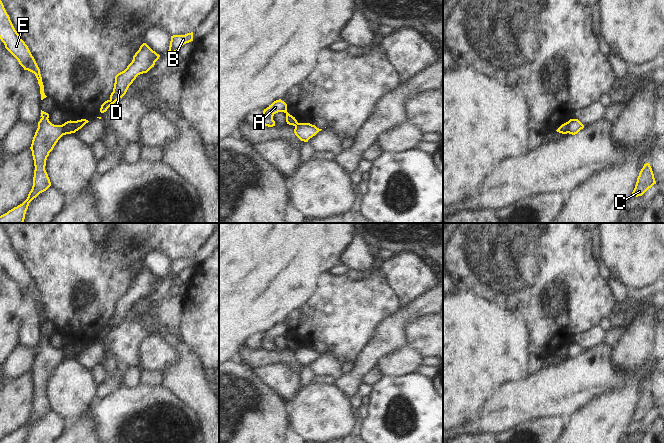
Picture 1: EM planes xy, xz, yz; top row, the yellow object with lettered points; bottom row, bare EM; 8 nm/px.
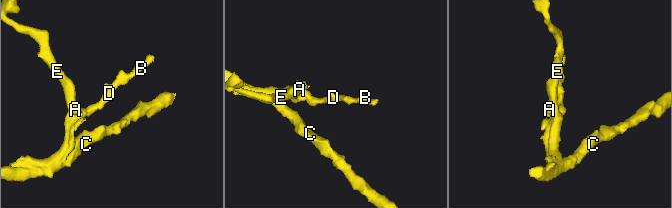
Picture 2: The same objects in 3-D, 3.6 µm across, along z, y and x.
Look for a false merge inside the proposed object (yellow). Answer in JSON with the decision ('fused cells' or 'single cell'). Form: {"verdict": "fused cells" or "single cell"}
{"verdict": "fused cells"}

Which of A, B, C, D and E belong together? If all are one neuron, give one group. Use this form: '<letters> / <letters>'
A B D E / C

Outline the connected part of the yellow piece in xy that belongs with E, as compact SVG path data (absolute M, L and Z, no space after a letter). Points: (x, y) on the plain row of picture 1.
M0 223L0 263L4 267L5 272L18 284L19 288L35 298L40 310L41 324L47 320L44 317L44 309L40 298L40 293L32 280L28 270L21 263L15 254L9 239Z

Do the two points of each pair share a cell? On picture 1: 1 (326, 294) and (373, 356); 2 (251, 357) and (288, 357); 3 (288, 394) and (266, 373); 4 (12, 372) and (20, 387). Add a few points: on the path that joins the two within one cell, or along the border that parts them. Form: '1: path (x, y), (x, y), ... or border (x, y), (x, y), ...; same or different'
1: border (377, 325), (368, 343), (353, 362); different
2: path (260, 357), (279, 357); same
3: path (283, 389), (271, 377); same
4: border (29, 371), (10, 380); different

